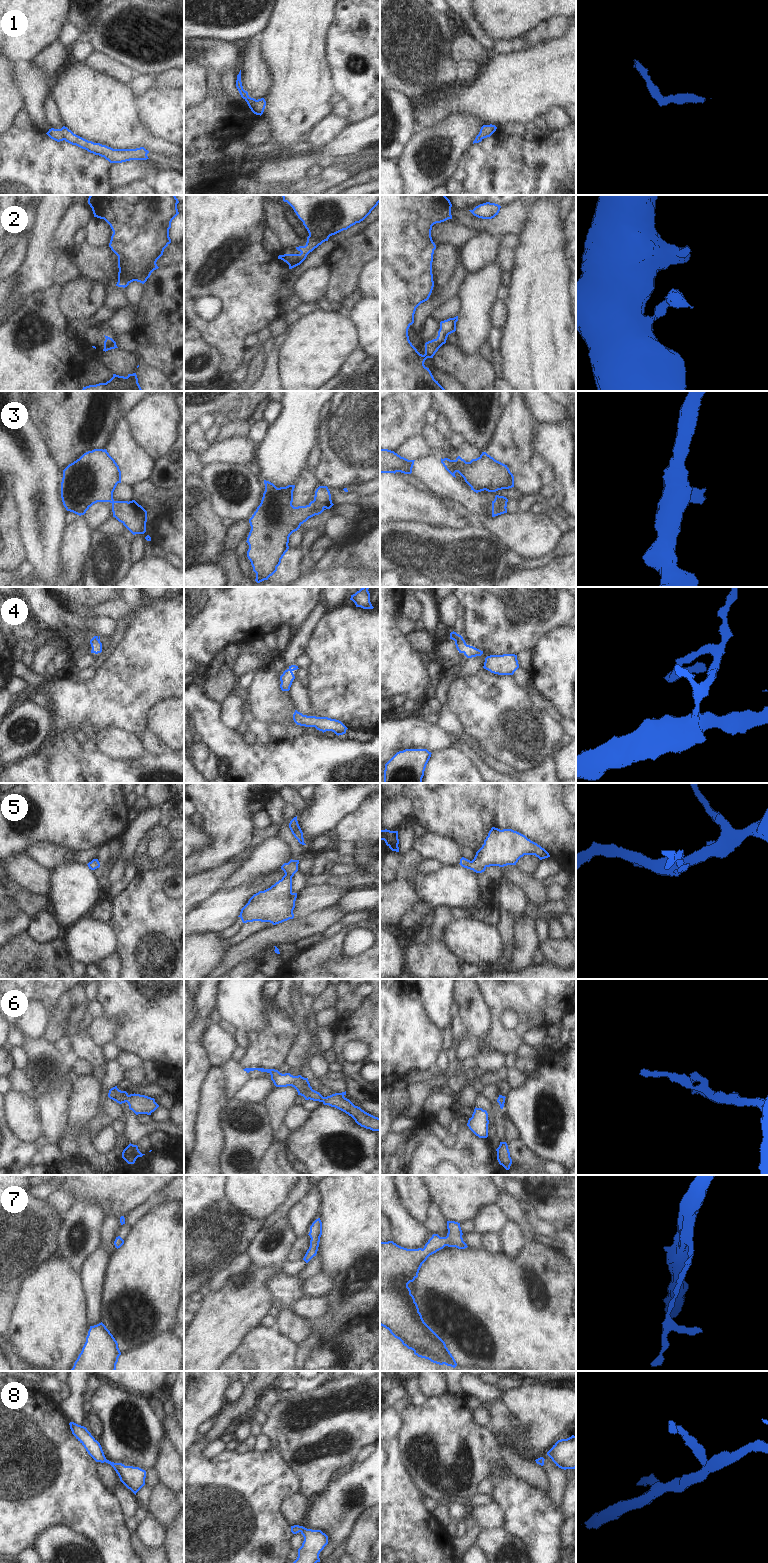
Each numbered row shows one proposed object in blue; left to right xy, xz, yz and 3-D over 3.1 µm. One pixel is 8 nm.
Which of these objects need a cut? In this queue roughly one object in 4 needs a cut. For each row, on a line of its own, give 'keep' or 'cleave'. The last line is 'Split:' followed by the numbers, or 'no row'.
1: keep
2: keep
3: keep
4: keep
5: keep
6: keep
7: keep
8: keep
Split: no row

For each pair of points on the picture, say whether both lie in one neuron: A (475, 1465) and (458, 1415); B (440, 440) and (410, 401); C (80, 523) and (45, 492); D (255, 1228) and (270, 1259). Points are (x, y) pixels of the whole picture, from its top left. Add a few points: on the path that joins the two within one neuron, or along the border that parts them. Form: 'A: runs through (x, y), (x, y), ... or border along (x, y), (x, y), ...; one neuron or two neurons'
A: runs through (471, 1453), (471, 1448), (458, 1434), (458, 1427); one neuron
B: border along (426, 423), (419, 434); two neurons
C: border along (69, 526), (61, 548); two neurons
D: border along (262, 1228), (247, 1251); two neurons

